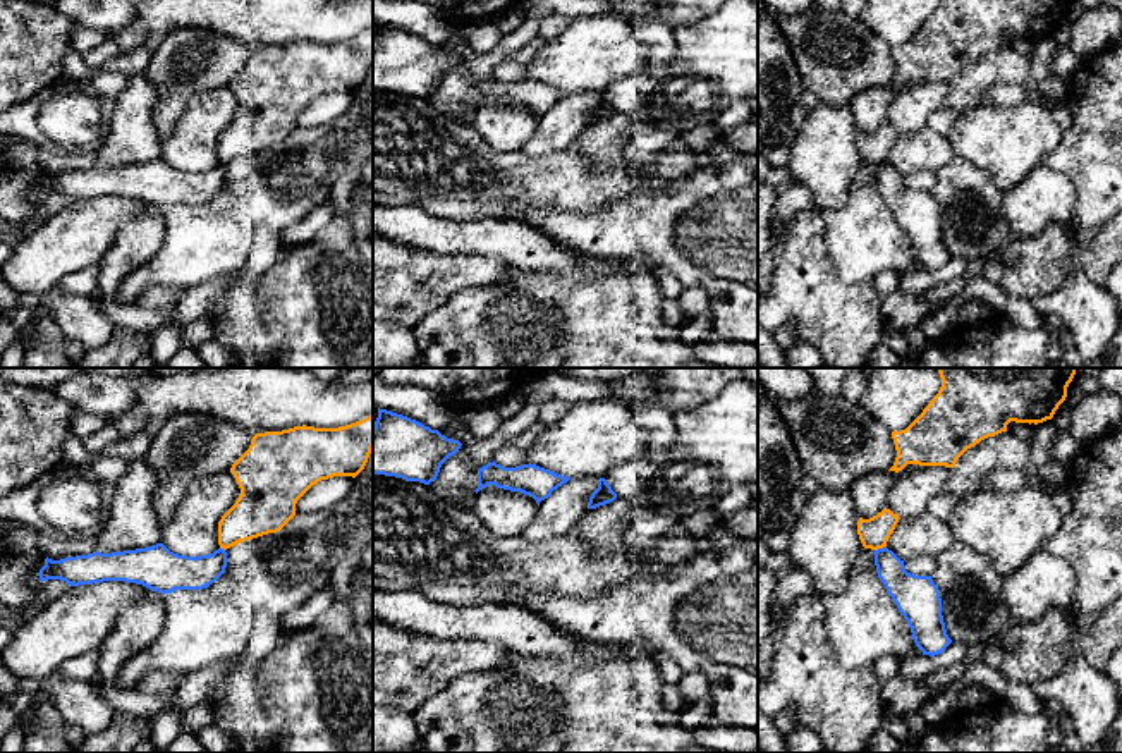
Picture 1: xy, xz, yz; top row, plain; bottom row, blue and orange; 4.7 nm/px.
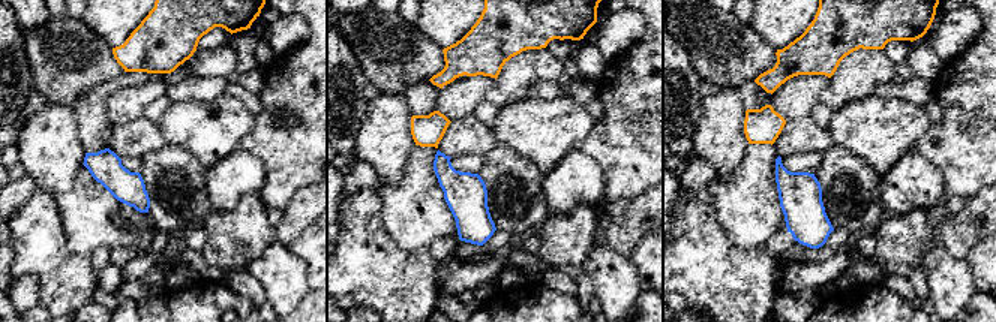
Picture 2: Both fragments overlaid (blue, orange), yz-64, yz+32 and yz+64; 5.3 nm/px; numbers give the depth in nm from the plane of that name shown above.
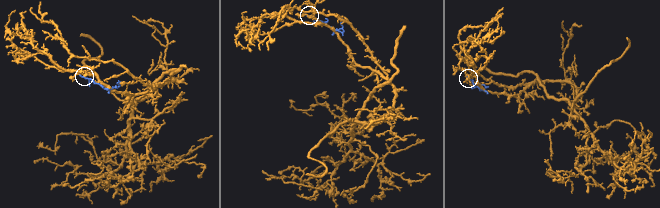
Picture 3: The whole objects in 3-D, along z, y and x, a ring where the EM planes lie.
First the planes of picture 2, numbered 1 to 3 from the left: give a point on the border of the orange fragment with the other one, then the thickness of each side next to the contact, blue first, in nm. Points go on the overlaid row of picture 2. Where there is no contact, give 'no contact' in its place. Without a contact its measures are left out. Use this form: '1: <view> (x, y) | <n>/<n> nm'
1: no contact
2: no contact
3: no contact

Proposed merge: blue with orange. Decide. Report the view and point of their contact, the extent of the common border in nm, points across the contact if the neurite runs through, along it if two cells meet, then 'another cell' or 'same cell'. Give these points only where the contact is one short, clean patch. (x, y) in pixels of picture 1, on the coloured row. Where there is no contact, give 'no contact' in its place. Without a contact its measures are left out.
meets blue in yz at (880, 549); contact 60 nm long; border along yz (885, 545), (875, 550); another cell

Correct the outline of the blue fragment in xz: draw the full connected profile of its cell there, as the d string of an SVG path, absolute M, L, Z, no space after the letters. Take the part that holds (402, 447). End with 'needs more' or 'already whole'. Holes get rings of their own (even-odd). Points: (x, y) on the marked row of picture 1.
M378 407L373 426L373 474L430 485L460 445L416 419Z; already whole

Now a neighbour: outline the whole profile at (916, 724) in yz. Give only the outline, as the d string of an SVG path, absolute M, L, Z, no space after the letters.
M914 712L907 719L907 725L909 725L911 739L907 743L900 744L900 750L897 753L919 753L921 739L926 732L928 725L919 712Z

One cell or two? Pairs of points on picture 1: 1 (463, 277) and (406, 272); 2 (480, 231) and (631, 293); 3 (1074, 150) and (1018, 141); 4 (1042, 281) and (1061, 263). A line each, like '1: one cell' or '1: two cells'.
1: one cell
2: two cells
3: two cells
4: one cell

